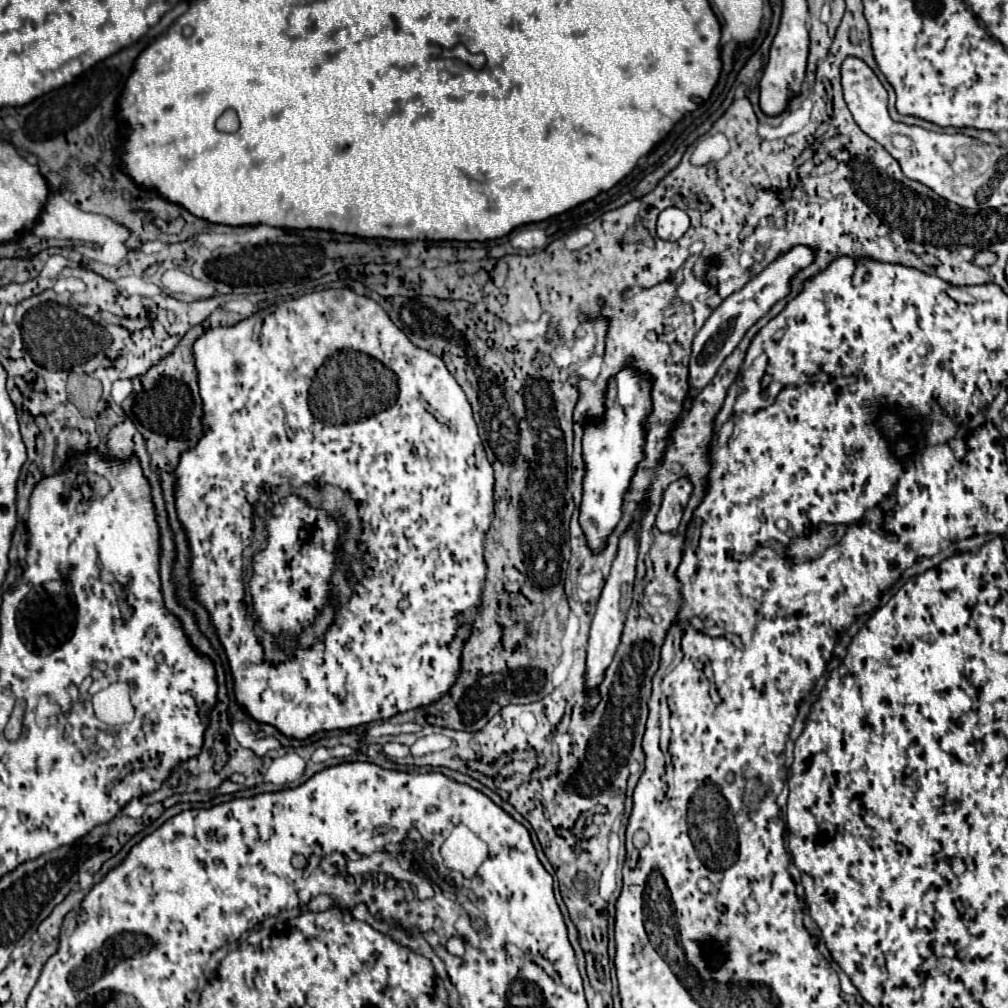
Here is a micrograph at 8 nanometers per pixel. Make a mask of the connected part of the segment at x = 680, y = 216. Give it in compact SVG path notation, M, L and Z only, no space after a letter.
M667 207L657 221L657 235L665 241L677 241L689 229L689 215L683 209Z

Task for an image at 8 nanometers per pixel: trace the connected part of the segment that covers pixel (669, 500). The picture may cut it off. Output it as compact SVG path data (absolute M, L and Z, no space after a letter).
M677 479L667 487L667 491L663 493L661 509L657 513L657 523L655 523L659 531L669 533L677 529L683 515L683 507L689 501L689 495L691 495L691 483L687 479Z

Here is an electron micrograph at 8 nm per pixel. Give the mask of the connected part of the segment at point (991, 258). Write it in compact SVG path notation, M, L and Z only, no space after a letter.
M979 251L979 253L975 253L975 259L973 259L973 263L979 267L989 267L995 261L997 261L997 255L993 251Z

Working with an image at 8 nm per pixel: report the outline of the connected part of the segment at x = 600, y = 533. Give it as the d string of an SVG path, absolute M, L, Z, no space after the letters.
M625 367L617 377L609 381L607 391L607 413L599 425L587 425L583 437L583 457L585 457L585 485L583 485L583 503L581 503L581 527L585 531L587 543L591 549L603 549L613 527L621 519L621 501L629 485L635 465L643 459L643 419L651 411L649 399L651 383L647 375Z

